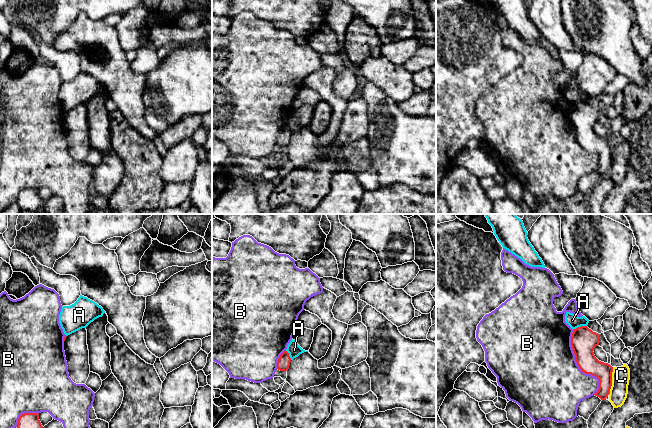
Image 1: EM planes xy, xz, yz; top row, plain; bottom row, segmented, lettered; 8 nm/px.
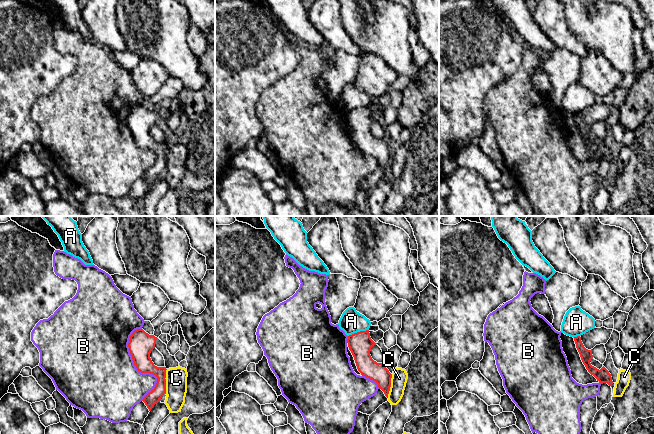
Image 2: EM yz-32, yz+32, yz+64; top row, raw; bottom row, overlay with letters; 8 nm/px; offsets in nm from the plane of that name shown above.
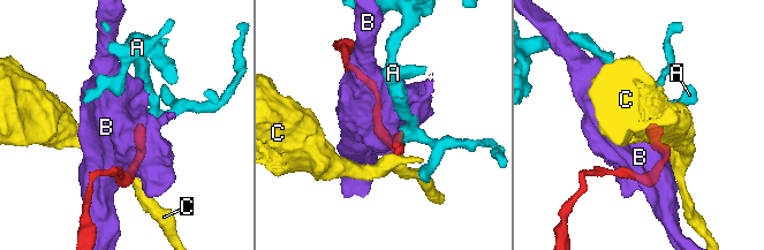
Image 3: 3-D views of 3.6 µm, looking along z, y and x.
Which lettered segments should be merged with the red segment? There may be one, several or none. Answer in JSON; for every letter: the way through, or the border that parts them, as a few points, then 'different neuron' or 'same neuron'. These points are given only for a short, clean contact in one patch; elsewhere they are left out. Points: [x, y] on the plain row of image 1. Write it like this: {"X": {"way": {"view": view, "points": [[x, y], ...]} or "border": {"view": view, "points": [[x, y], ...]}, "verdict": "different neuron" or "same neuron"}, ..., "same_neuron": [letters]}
{"A": {"border": {"view": "yz", "points": [[586, 101], [581, 101], [574, 105]]}, "verdict": "different neuron"}, "B": {"verdict": "different neuron"}, "C": {"border": {"view": "yz", "points": [[613, 143], [612, 161], [608, 170]]}, "verdict": "different neuron"}, "same_neuron": []}

